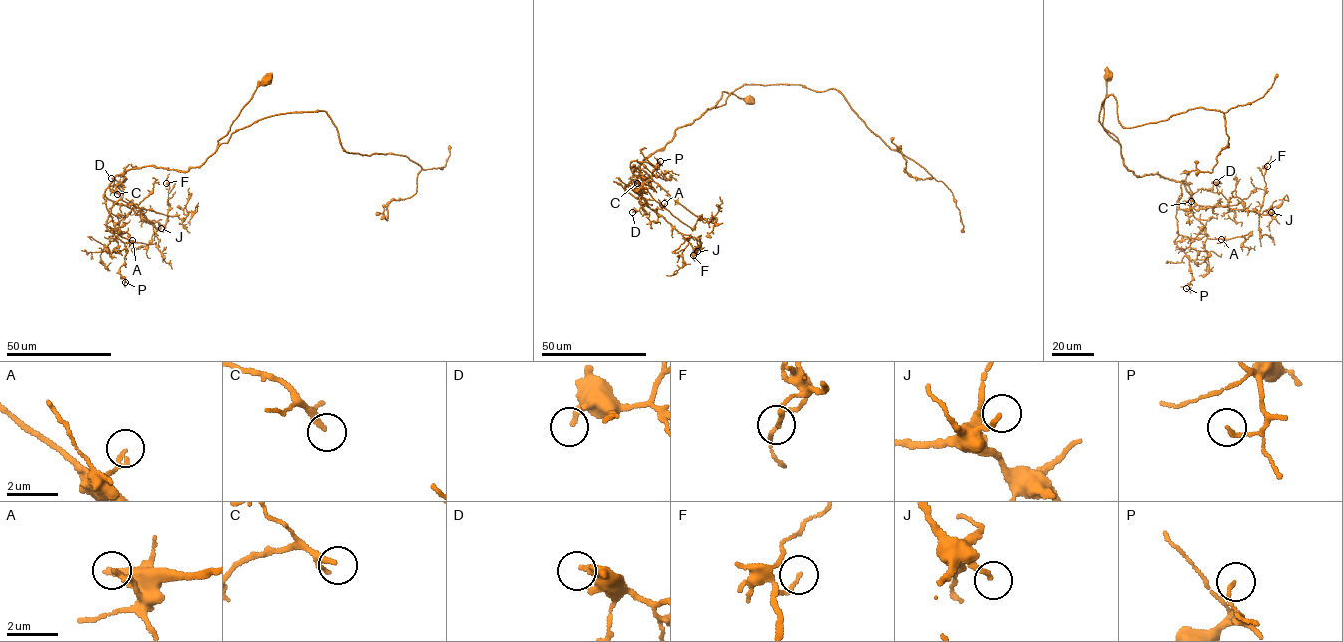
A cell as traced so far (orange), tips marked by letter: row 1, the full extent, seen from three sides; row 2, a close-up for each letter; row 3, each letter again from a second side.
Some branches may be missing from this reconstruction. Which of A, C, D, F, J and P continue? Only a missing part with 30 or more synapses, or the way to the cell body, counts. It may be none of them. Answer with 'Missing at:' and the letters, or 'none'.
Missing at: C

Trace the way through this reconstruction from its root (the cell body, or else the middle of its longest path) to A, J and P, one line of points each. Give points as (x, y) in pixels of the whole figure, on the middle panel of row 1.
A: (750, 99), (723, 91), (715, 107), (679, 126), (625, 185), (664, 203)
J: (750, 99), (723, 91), (715, 107), (679, 126), (670, 140), (644, 160), (639, 174), (625, 187), (697, 251)
P: (750, 99), (723, 91), (644, 160), (640, 176), (630, 167), (654, 170), (660, 161)

